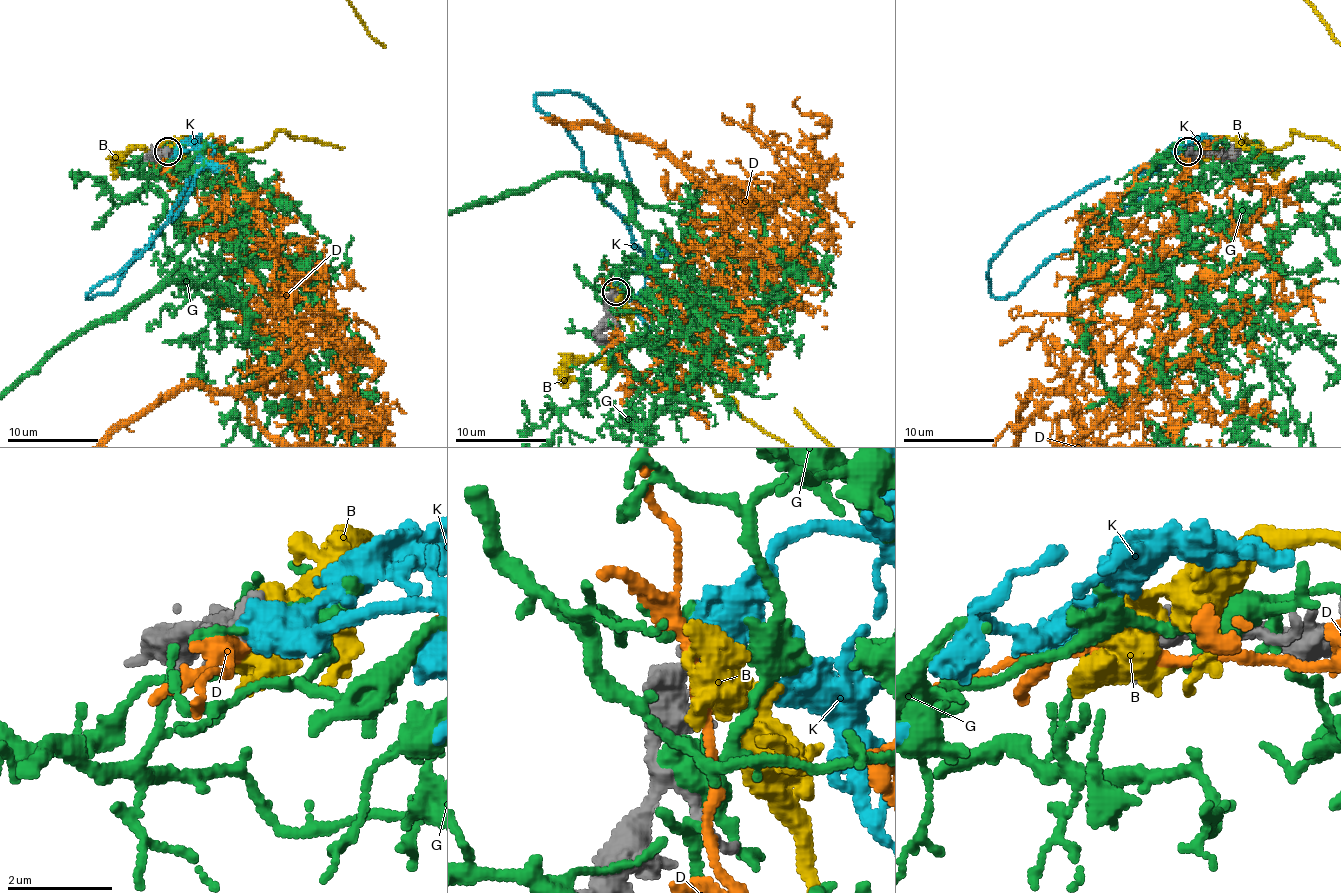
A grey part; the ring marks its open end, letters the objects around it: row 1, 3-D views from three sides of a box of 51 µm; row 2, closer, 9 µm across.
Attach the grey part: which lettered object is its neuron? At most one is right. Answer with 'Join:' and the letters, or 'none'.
Join: K

